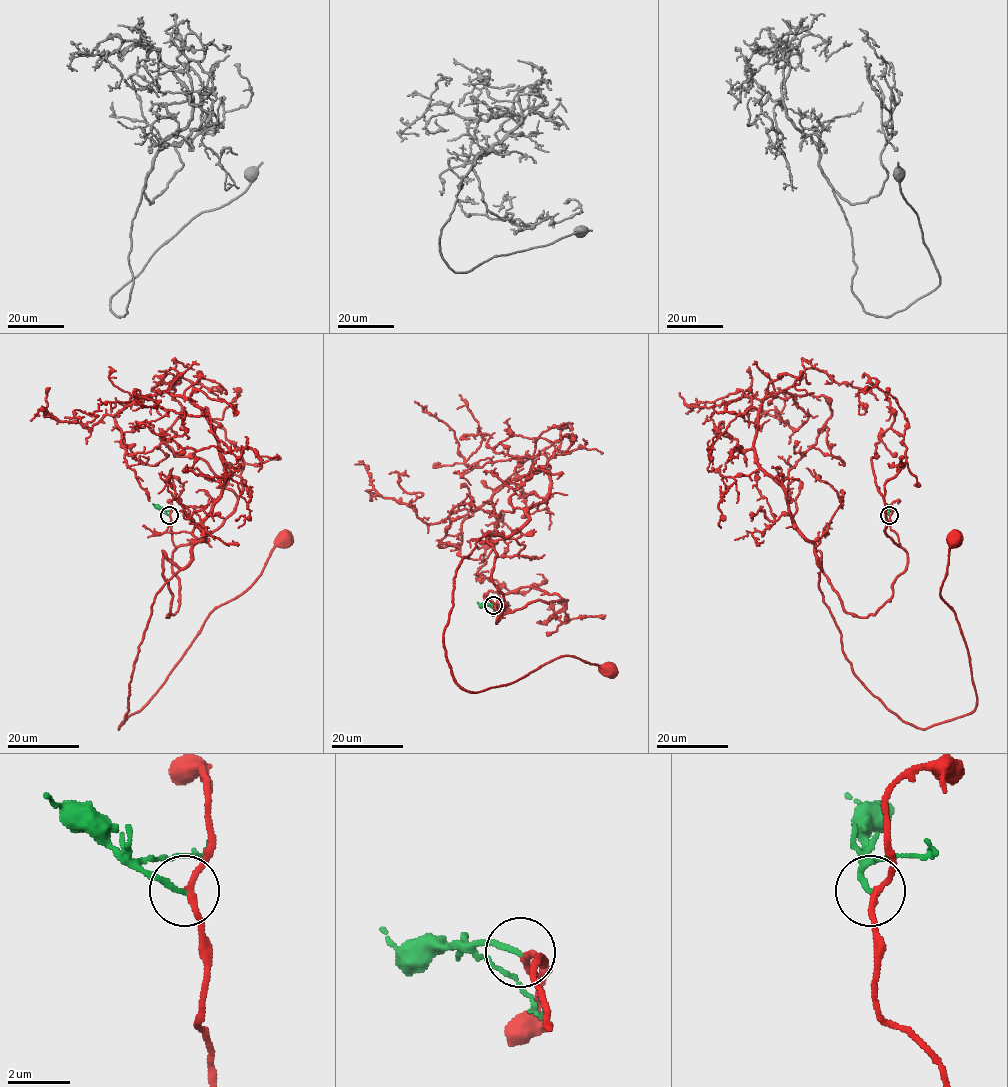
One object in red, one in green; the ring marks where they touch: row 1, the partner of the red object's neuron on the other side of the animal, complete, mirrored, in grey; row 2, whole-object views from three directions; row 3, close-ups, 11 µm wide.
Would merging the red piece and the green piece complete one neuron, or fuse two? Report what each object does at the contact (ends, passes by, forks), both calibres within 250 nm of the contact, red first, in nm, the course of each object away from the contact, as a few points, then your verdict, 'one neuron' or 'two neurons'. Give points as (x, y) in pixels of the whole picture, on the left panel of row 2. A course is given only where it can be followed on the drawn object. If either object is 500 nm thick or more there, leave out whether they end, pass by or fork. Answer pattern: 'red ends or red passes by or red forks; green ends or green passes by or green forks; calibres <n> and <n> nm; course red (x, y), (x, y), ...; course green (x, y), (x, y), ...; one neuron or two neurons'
red passes by; green ends; calibres 190 and 160 nm; course red (169, 515), (179, 609), (167, 617), (163, 551), (179, 570), (155, 596), (118, 728), (283, 539); course green (169, 515), (153, 503); one neuron

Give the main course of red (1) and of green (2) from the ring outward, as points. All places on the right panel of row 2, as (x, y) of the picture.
1: (889, 515), (892, 596), (853, 616), (817, 551), (818, 589), (853, 674), (917, 727), (976, 705), (953, 539)
2: (889, 515), (887, 503)

